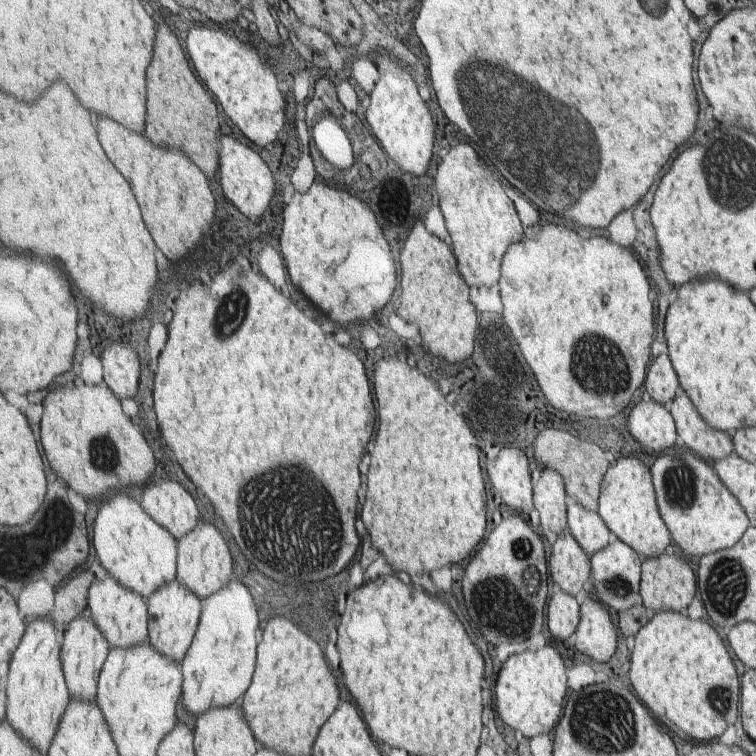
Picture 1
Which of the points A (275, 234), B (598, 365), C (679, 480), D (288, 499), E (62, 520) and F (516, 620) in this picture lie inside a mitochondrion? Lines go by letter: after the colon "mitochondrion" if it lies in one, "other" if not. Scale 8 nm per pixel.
A: other
B: mitochondrion
C: mitochondrion
D: mitochondrion
E: mitochondrion
F: mitochondrion

